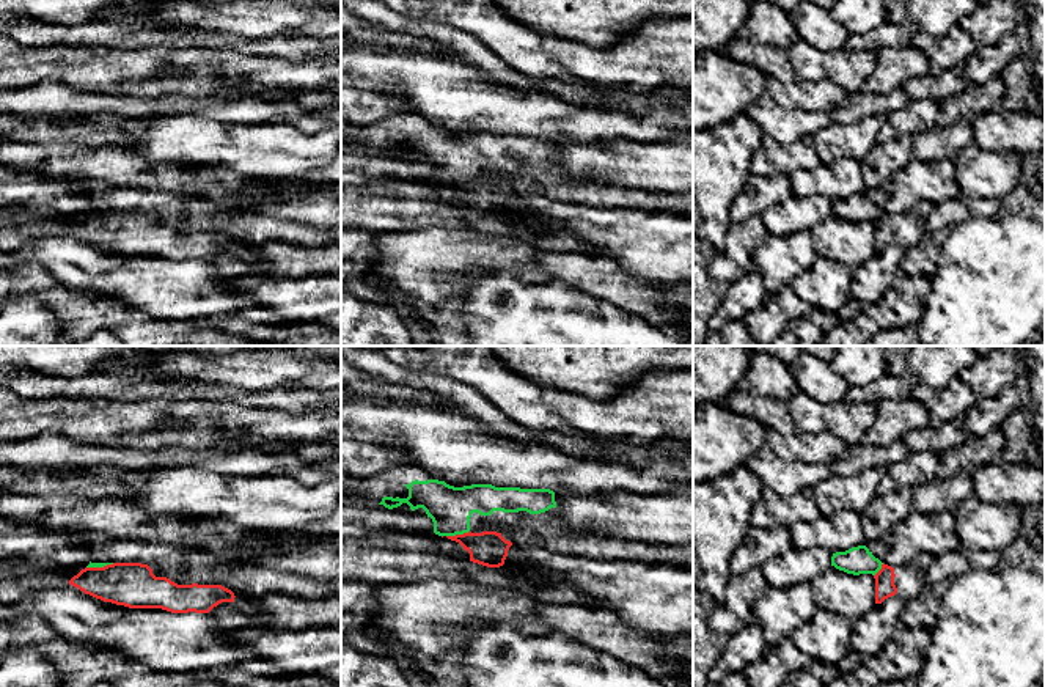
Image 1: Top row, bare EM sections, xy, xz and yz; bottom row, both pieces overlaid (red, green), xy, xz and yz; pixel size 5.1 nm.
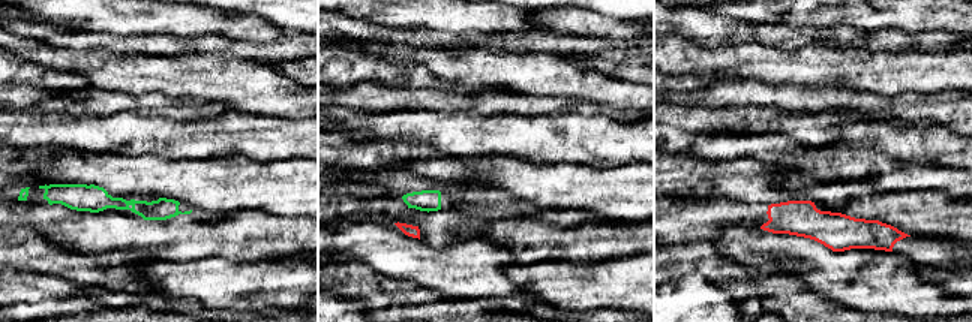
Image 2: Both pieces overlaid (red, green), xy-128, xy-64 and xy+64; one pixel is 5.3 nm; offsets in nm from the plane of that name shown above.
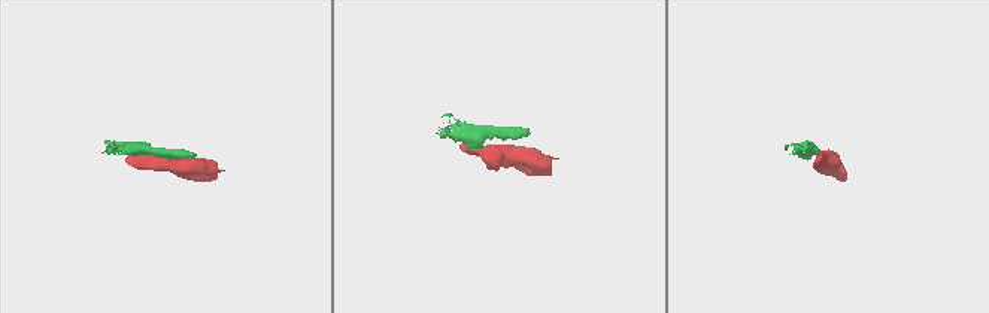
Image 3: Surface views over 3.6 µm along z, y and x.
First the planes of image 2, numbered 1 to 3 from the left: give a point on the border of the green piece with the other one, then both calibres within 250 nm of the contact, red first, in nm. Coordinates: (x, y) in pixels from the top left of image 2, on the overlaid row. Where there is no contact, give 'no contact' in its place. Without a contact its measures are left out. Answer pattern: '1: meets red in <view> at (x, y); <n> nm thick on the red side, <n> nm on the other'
1: no contact
2: no contact
3: no contact

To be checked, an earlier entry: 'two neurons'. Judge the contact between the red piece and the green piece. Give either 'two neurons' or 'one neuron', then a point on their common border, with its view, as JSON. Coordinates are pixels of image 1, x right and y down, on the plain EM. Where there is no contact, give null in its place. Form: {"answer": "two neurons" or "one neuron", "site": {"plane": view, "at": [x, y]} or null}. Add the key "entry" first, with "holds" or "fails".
{"entry": "holds", "answer": "two neurons", "site": {"plane": "xz", "at": [458, 183]}}

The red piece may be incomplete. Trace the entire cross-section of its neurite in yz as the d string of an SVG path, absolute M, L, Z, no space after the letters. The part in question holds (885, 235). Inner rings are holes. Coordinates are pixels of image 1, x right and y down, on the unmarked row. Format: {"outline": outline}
{"outline": "M930 201L915 204L908 212L891 215L882 212L875 226L875 252L882 252L891 244L902 248L916 247L926 234L926 223L933 209Z"}

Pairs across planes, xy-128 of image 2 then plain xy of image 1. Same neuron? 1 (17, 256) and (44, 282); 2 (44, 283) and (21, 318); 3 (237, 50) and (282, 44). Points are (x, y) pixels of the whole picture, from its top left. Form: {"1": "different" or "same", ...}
{"1": "different", "2": "different", "3": "same"}

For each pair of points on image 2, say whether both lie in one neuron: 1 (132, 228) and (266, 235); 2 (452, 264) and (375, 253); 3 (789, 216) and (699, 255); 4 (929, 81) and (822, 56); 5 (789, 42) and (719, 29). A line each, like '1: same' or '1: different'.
1: same
2: same
3: different
4: same
5: same

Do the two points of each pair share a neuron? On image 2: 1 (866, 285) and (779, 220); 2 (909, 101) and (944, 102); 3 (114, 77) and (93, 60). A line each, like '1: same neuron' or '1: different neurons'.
1: different neurons
2: same neuron
3: same neuron

